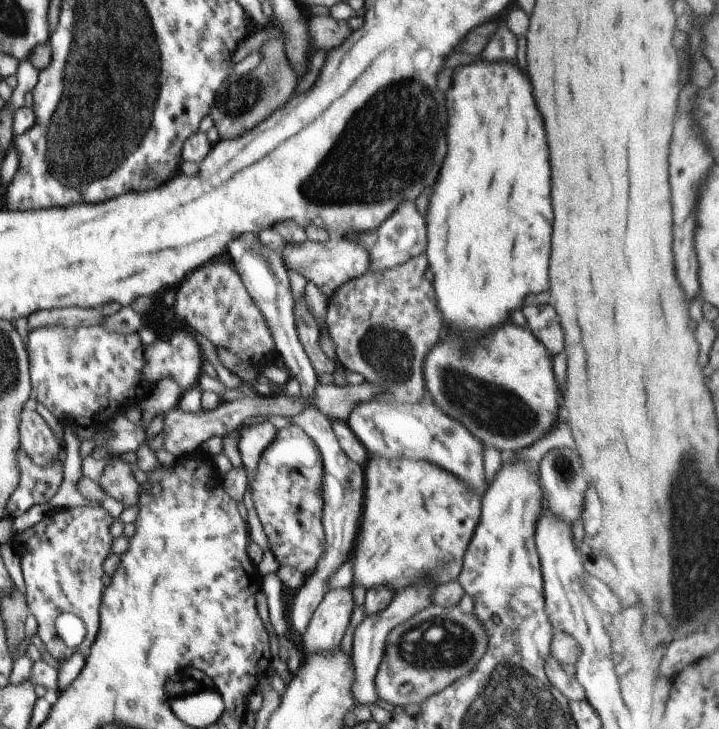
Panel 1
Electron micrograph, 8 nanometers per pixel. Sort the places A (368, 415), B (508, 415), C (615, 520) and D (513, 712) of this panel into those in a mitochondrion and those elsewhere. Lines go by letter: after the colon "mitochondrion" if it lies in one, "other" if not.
A: other
B: mitochondrion
C: other
D: mitochondrion

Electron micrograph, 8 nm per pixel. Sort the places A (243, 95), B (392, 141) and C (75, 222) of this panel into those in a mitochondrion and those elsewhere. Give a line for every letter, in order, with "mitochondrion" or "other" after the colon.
A: mitochondrion
B: mitochondrion
C: other

